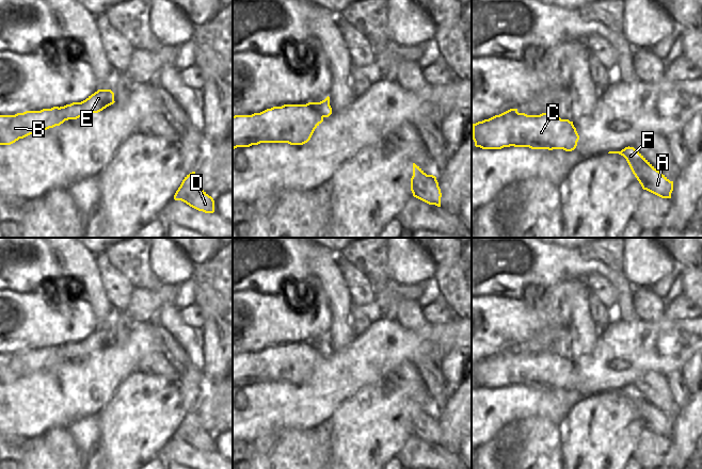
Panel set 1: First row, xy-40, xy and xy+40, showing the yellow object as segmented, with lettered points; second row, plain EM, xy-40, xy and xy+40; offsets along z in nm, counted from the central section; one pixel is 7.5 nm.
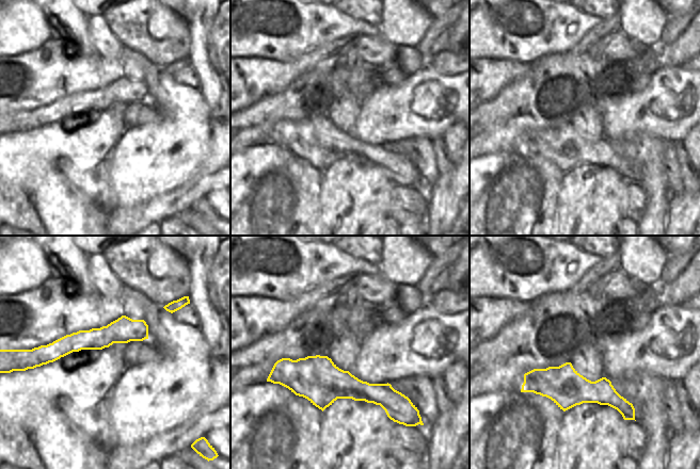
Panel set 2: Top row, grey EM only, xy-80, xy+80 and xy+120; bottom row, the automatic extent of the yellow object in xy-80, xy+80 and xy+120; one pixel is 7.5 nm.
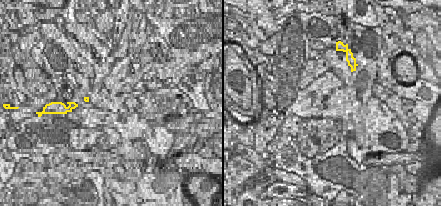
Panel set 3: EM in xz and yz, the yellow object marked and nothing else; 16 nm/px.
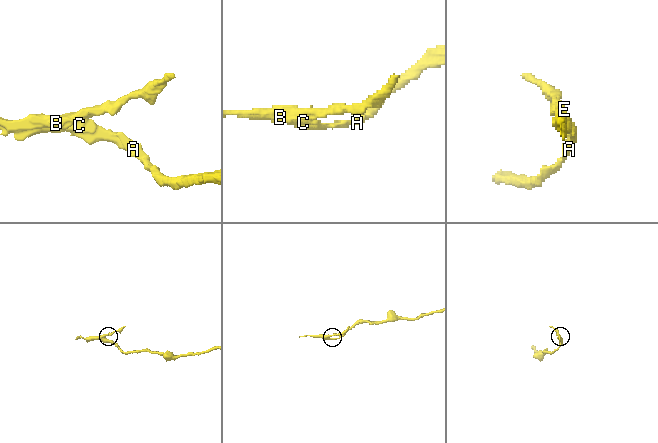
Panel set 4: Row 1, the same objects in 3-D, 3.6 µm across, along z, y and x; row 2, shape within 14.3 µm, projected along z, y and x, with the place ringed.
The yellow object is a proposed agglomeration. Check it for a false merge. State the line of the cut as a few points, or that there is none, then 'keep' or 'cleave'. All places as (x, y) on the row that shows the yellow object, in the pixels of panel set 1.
xy (306, 103), (310, 103), (323, 116) | cleave

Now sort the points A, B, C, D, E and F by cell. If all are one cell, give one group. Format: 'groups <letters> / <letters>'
groups A B C D F / E

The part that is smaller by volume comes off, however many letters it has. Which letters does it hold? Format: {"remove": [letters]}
{"remove": ["E"]}

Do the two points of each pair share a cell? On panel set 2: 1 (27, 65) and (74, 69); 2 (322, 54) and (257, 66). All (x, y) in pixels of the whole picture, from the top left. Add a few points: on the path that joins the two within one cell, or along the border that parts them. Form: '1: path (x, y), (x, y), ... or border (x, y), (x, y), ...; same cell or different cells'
1: path (38, 69), (62, 69); same cell
2: path (306, 62), (295, 69), (273, 69); same cell

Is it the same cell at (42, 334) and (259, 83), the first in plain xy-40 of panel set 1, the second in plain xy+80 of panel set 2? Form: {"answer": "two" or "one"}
{"answer": "one"}

